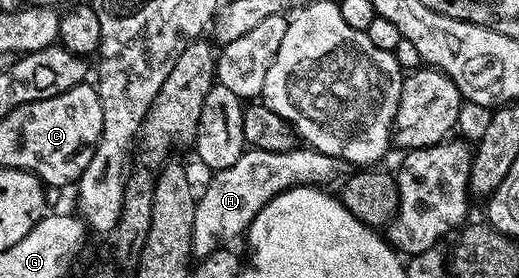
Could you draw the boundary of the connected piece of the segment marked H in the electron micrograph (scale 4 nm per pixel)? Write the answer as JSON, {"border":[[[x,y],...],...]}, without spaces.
{"border":[[[296,146],[289,152],[275,153],[272,147],[253,148],[246,147],[242,156],[226,169],[219,169],[212,173],[213,181],[205,188],[205,193],[200,193],[197,209],[195,210],[195,226],[193,227],[193,255],[202,258],[213,252],[222,251],[226,247],[228,240],[233,240],[236,236],[244,237],[248,233],[251,222],[259,214],[266,202],[272,200],[285,188],[295,188],[298,186],[309,186],[314,182],[325,182],[338,175],[339,160],[335,156],[328,156],[322,152],[316,152],[314,148],[308,146]]]}

